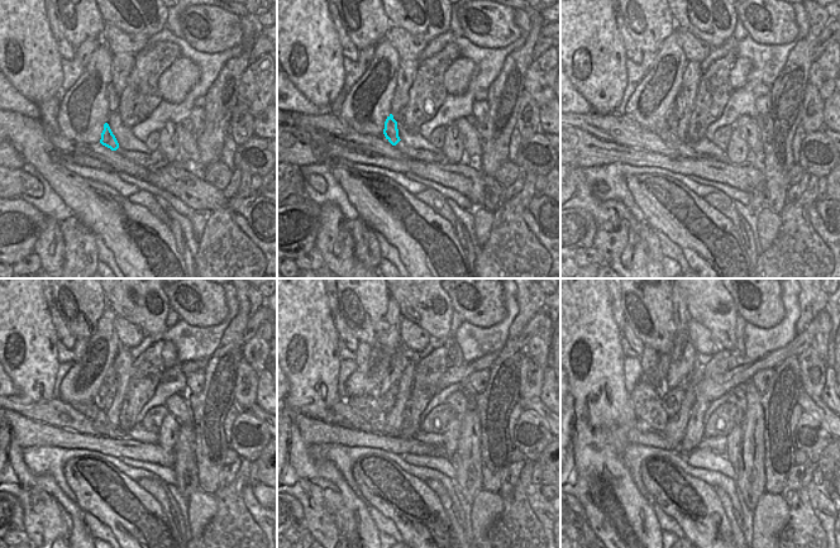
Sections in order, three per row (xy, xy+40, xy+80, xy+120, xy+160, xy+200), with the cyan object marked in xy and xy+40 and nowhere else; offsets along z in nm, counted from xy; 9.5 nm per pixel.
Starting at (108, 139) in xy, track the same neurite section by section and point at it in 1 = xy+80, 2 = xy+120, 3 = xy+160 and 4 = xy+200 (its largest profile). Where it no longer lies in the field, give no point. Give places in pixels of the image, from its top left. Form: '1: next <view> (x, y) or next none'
1: next xy+80 (672, 118)
2: next xy+120 (110, 375)
3: next xy+160 (400, 358)
4: next xy+200 (683, 356)

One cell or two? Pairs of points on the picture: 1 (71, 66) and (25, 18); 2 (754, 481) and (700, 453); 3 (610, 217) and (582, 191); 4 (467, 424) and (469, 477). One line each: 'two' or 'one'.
1: two
2: two
3: one
4: one

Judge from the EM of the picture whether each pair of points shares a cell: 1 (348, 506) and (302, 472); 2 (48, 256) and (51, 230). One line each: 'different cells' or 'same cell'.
1: same cell
2: same cell

